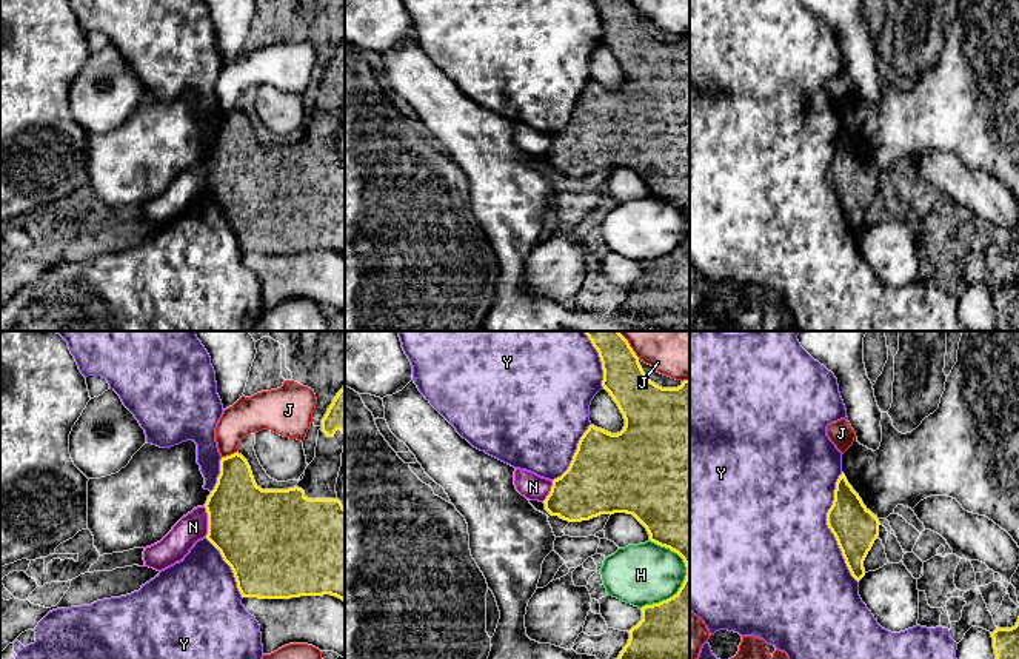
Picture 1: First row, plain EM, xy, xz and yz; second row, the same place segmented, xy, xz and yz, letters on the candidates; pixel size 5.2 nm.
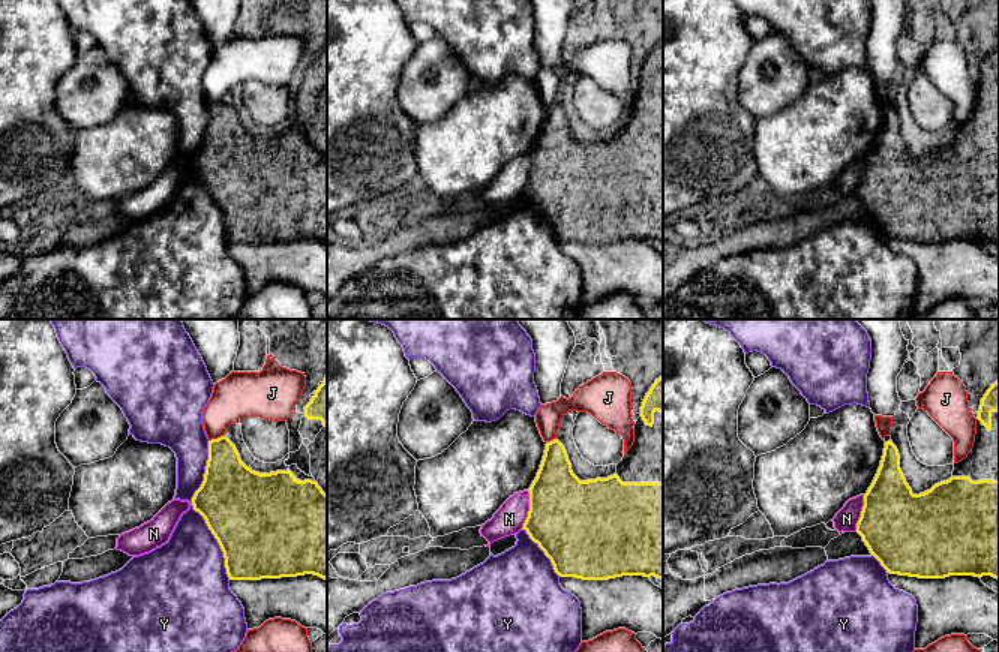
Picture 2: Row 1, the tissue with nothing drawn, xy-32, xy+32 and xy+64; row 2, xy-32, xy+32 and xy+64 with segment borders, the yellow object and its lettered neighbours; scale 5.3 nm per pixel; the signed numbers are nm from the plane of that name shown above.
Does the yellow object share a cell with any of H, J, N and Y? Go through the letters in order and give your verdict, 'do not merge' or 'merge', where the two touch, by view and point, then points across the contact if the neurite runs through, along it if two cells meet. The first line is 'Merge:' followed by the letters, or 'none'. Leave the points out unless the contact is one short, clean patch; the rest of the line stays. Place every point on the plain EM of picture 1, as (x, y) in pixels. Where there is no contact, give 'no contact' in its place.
Merge: none
H: do not merge; meets yellow in xz at (685, 233)
J: do not merge; meets yellow in xy at (228, 111)
N: do not merge; meets yellow in xy at (208, 176); border along xy (203, 160), (207, 190)
Y: do not merge; meets yellow in yz at (828, 182)

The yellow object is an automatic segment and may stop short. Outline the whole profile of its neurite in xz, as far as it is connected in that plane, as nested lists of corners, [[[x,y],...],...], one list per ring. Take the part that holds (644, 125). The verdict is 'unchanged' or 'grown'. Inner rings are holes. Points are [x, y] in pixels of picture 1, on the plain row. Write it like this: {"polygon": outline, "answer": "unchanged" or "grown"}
{"polygon": [[[593,0],[600,12],[602,42],[617,59],[625,74],[620,88],[611,89],[590,80],[577,99],[568,125],[553,135],[543,156],[551,171],[568,177],[582,177],[600,169],[633,169],[648,186],[650,196],[677,208],[687,222],[687,231],[679,246],[659,259],[642,262],[642,276],[633,282],[628,299],[617,313],[617,320],[645,331],[690,331],[690,34],[677,43],[662,43],[651,37],[639,12],[630,0]]], "answer": "unchanged"}

